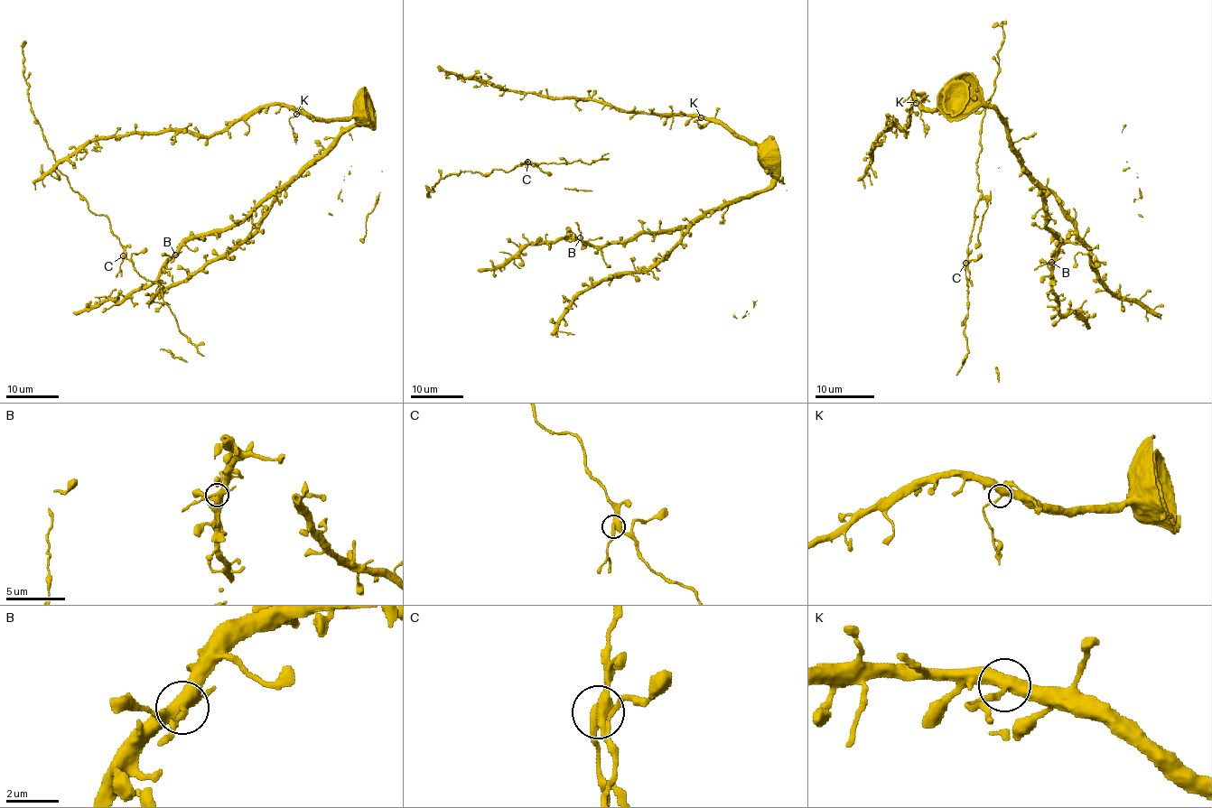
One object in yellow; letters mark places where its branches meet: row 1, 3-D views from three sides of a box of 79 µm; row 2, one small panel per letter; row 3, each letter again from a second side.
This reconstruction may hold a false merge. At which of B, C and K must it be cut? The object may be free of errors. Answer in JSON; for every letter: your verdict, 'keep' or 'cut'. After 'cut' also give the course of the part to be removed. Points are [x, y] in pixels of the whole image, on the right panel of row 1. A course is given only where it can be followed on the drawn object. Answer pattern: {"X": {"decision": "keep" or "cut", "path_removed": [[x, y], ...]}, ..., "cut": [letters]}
{"B": {"decision": "keep"}, "C": {"decision": "cut", "path_removed": [[966, 263], [967, 287]]}, "K": {"decision": "keep"}, "cut": ["C"]}

